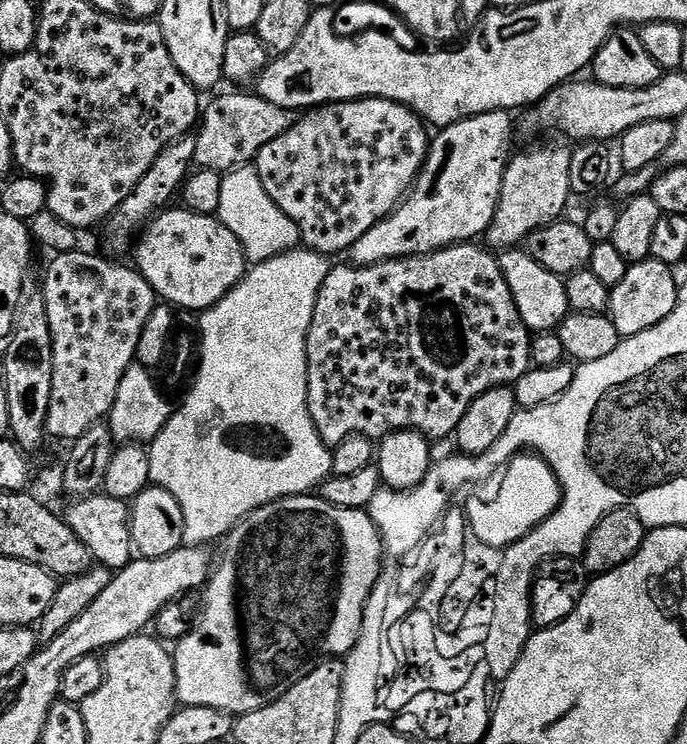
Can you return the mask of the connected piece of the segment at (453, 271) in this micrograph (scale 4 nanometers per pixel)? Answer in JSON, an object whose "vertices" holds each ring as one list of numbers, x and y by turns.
{"vertices":[[465,242,454,244,450,248,440,248,437,252,428,252,425,256,404,256,400,260,383,260,363,266,345,262,337,268,336,265,329,267,316,295,314,318,310,322,306,346,308,409,325,444,335,446,351,436,364,436,370,441,379,442,389,432,420,432,433,441,440,440,443,436,451,437,474,398,486,394,486,390,491,388,515,385,516,381,530,371,532,336,518,314,518,306,514,306,510,286,506,286,506,278,500,272,497,257,491,251,483,252,478,245,476,242]]}

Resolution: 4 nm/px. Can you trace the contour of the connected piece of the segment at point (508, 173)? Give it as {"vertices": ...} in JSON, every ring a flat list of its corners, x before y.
{"vertices":[[548,144,545,148,528,148,509,159,504,166,496,213,486,233,486,240,493,244,493,249,507,250,519,245,527,241,534,229,545,228,565,215,564,207,574,196,570,186,571,157,571,147]]}

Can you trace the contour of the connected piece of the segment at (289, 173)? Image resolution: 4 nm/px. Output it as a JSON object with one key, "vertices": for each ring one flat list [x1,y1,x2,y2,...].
{"vertices":[[371,96,361,100,343,100,337,104,321,104,318,108,305,111,295,124,289,126,281,136,274,138,274,142,266,142,266,146,262,146,262,150,258,150,254,167,258,178,262,178,262,186,266,186,266,194,270,194,270,198,274,198,278,210,282,210,282,214,286,214,286,218,290,218,294,222,294,226,298,226,301,241,312,251,335,258,339,252,347,253,351,250,354,242,358,242,358,238,362,238,362,234,366,234,366,230,374,227,377,221,384,220,404,199,410,185,416,180,416,175,420,172,425,157,428,156,430,132,427,130,429,131,425,121,421,120,412,109,393,100,383,100]]}

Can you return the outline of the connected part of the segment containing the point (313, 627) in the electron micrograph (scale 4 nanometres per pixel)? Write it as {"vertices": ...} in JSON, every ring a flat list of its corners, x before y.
{"vertices":[[305,494,287,496,261,508,255,508,230,529,228,535,223,537,220,546,220,553,217,556,215,553,214,563,211,565,210,575,203,589,203,592,205,591,204,609,201,612,199,609,188,632,174,644,172,661,176,671,176,699,184,706,210,706,229,714,241,714,256,711,266,707,273,700,279,699,281,693,291,687,297,677,309,667,308,660,344,658,355,648,357,642,360,641,360,631,364,625,364,608,369,598,372,597,372,590,380,577,384,558,384,537,380,535,379,528,365,509,334,506,326,502,323,495]]}

